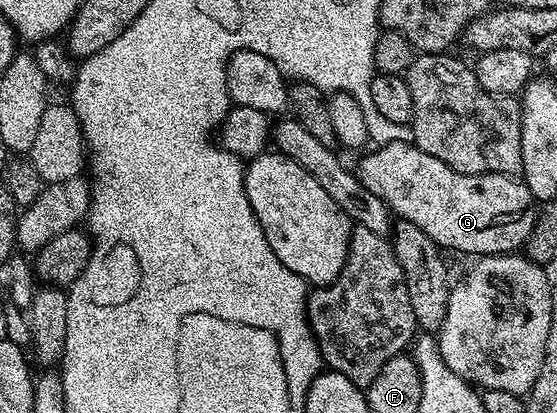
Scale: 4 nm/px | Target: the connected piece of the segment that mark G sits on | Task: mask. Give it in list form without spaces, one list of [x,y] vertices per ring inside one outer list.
[[[407,140],[371,150],[363,153],[360,168],[355,169],[362,186],[378,194],[393,217],[424,231],[439,249],[453,248],[471,258],[483,258],[516,254],[525,247],[535,228],[538,203],[522,179],[497,172],[458,174]]]

